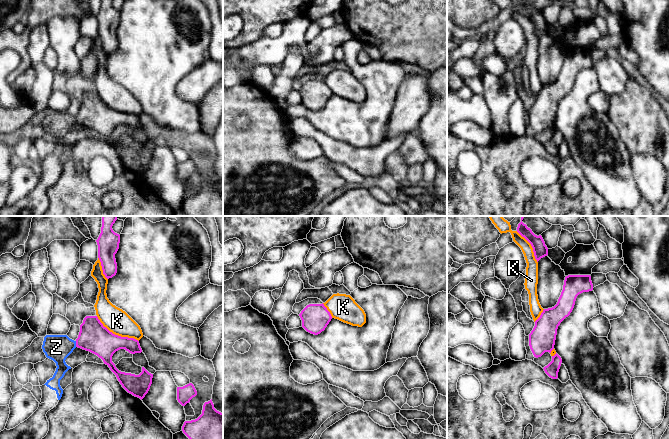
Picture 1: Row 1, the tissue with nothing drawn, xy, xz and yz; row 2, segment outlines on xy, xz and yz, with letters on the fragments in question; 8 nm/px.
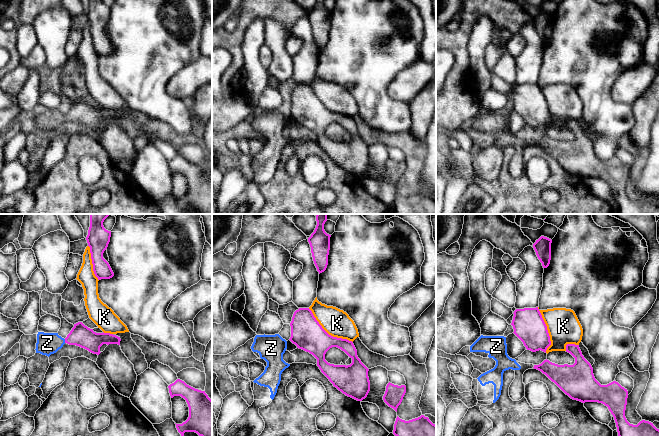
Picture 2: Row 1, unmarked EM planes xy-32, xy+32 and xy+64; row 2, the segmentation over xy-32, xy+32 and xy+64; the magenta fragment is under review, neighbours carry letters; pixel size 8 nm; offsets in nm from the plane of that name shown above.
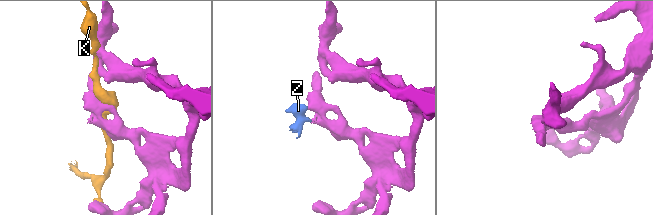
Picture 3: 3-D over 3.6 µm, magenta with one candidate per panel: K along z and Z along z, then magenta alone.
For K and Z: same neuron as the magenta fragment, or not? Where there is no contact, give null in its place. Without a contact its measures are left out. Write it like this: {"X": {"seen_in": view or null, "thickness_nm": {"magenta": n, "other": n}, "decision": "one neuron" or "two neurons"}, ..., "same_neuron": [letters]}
{"K": {"seen_in": "xy", "thickness_nm": {"magenta": 240, "other": 200}, "decision": "two neurons"}, "Z": {"seen_in": "xy", "thickness_nm": {"magenta": 240, "other": 200}, "decision": "one neuron"}, "same_neuron": ["Z"]}

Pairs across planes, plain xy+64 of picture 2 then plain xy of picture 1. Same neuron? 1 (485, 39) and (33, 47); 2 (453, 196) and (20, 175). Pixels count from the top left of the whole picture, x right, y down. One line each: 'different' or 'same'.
1: same
2: same

